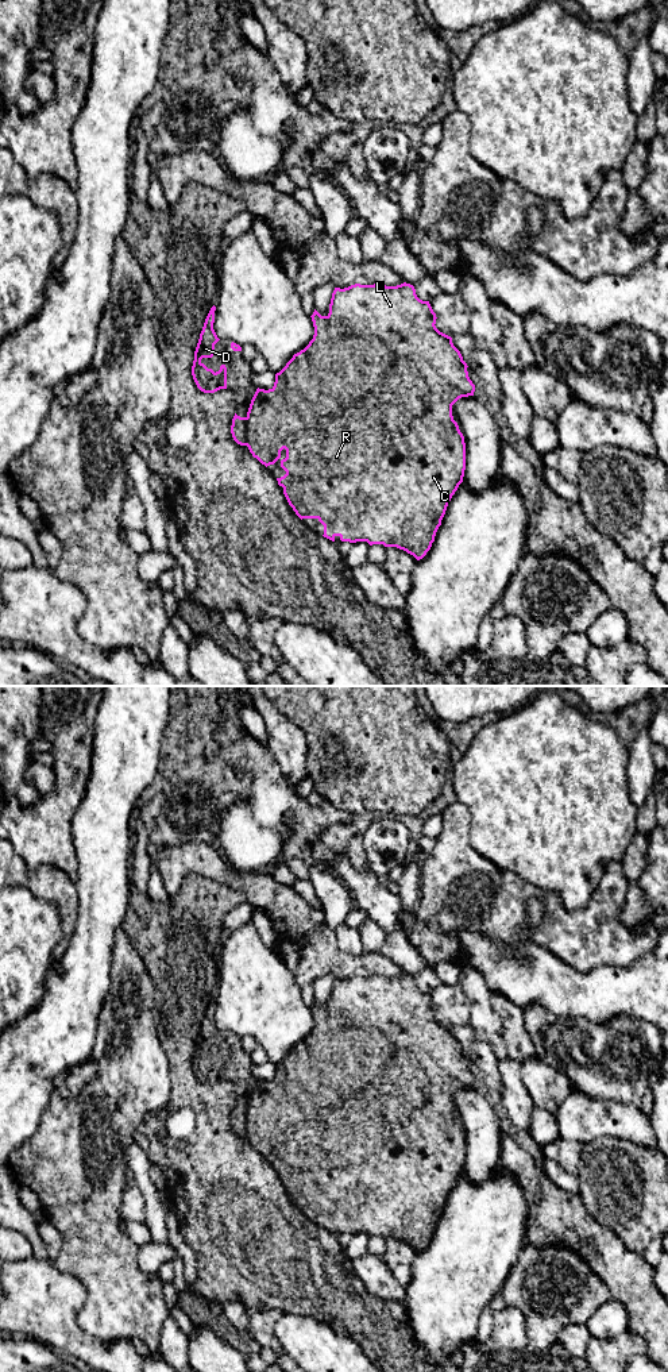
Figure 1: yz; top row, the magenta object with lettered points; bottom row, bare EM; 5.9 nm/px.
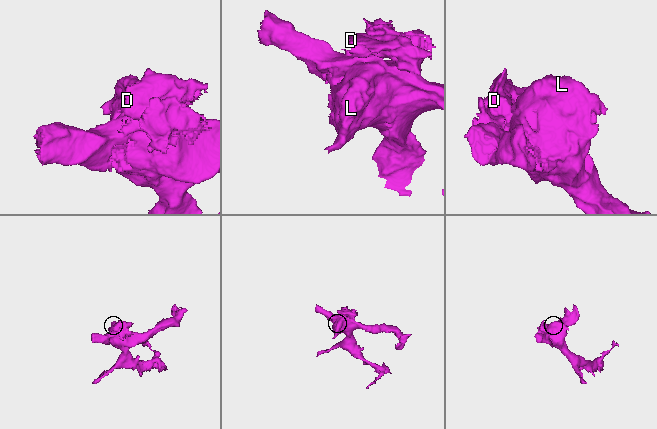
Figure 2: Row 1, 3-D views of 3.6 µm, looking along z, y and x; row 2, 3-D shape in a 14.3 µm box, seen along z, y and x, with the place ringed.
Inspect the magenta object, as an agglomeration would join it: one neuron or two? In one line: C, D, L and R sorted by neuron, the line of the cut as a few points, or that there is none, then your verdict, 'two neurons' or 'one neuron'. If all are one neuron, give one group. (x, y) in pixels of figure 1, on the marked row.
C L R / D | yz (244, 417), (246, 444) | two neurons

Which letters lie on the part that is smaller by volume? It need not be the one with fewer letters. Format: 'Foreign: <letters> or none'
Foreign: D

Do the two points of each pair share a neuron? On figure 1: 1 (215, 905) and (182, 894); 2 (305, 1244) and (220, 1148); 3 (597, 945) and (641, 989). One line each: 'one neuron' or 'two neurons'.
1: one neuron
2: one neuron
3: two neurons

